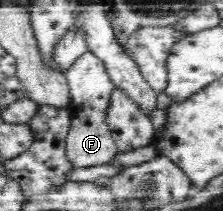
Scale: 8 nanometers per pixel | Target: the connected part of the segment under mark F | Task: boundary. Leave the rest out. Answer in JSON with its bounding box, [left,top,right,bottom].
[65,50,118,168]

